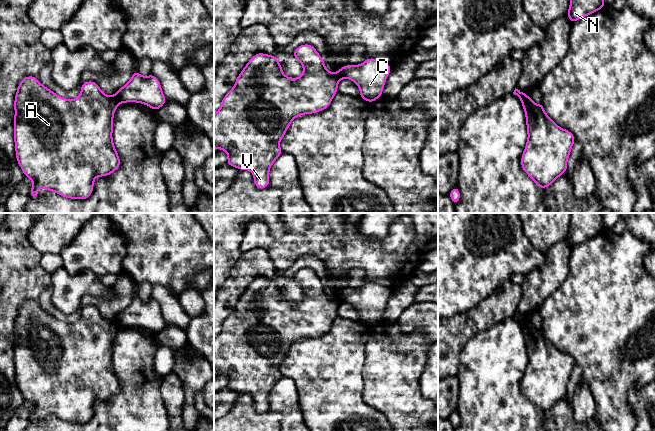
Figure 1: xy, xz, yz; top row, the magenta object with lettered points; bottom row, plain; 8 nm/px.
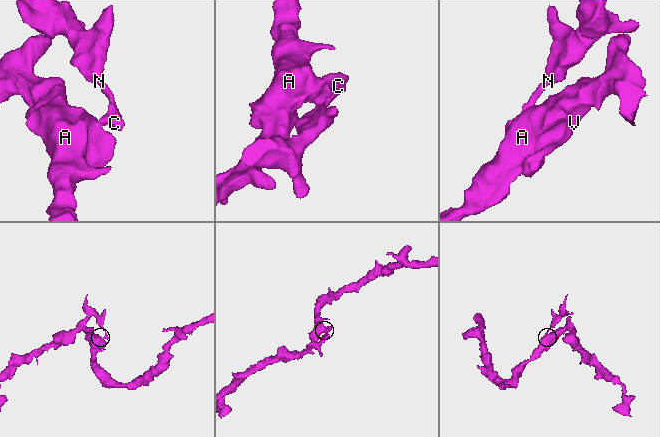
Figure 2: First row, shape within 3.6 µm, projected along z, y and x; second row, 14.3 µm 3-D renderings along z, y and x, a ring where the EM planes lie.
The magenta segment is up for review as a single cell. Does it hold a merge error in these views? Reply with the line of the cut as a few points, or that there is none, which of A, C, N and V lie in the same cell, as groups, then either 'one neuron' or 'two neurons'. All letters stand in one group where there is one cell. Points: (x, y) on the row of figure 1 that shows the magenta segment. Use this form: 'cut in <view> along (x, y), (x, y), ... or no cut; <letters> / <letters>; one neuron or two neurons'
cut in xy along (115, 94), (120, 101); A V / C N; two neurons

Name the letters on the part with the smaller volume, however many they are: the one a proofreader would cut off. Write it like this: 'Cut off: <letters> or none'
Cut off: C, N

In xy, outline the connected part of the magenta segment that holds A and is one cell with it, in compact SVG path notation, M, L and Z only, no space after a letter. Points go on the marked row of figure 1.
M34 76L24 77L14 101L14 142L16 159L24 176L33 181L29 195L36 199L38 188L54 191L64 198L83 200L93 193L94 179L106 177L120 167L121 160L113 144L113 117L120 101L116 95L105 95L94 81L81 83L81 93L74 100L55 94Z

